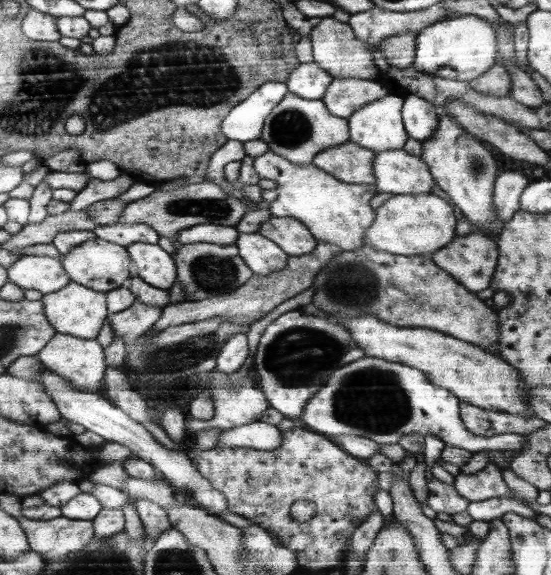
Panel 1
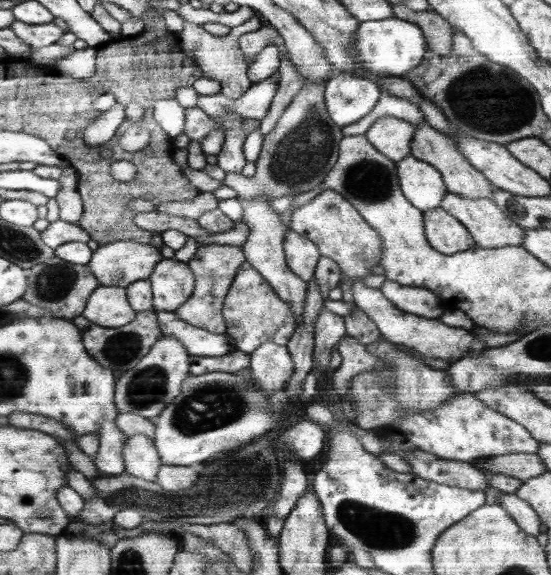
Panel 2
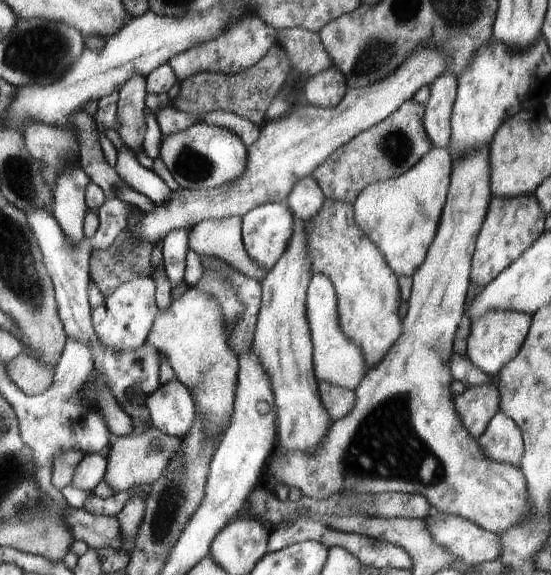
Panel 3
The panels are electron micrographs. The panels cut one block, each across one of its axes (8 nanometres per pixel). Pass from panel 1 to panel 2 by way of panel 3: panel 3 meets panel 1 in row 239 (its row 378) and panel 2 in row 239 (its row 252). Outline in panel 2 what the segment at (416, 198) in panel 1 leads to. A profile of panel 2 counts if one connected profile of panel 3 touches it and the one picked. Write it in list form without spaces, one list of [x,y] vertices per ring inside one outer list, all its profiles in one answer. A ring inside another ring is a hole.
[[[438,207],[424,211],[425,233],[429,244],[446,255],[474,250],[477,247],[466,226],[450,213]]]

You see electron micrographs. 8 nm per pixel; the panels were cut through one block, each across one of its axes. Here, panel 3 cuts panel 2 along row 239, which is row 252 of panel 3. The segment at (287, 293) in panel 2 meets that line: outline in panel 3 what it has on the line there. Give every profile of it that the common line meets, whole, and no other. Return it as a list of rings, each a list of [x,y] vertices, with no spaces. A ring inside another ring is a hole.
[[[263,203],[252,208],[241,218],[243,246],[252,262],[259,263],[270,271],[286,254],[295,234],[295,218],[286,203]]]

